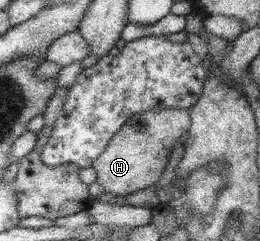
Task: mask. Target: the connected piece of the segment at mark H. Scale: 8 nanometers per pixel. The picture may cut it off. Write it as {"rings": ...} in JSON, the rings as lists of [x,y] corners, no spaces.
{"rings":[[[154,108],[130,116],[125,124],[110,137],[108,145],[96,160],[92,168],[96,173],[96,182],[108,194],[137,193],[150,185],[162,175],[168,163],[168,156],[176,140],[182,140],[190,125],[189,109]]]}

